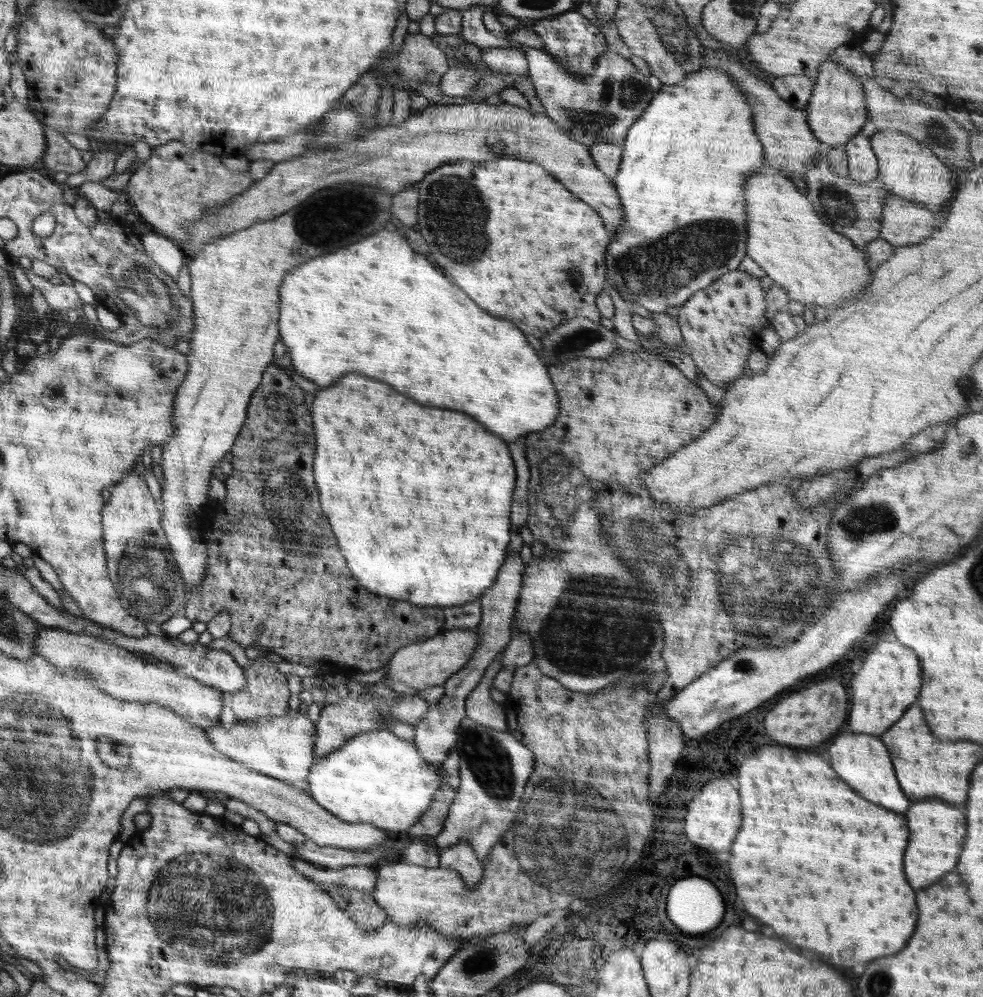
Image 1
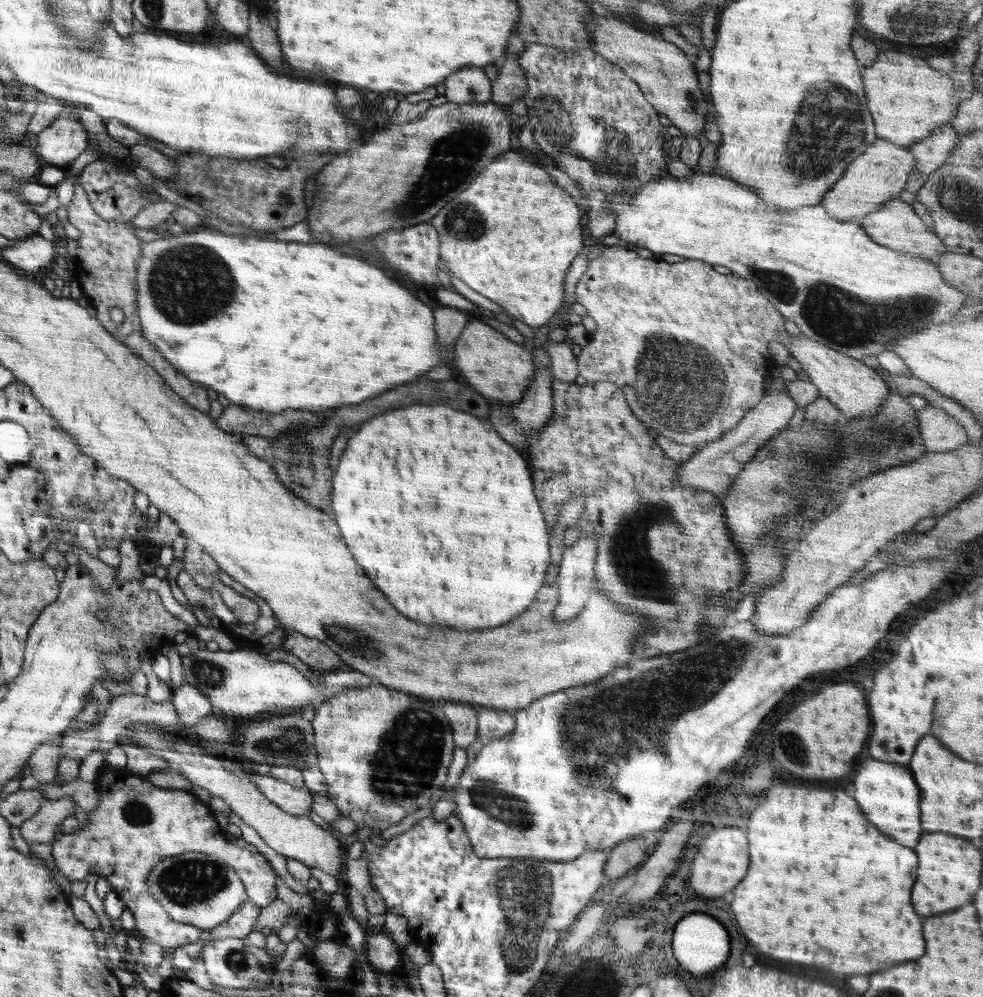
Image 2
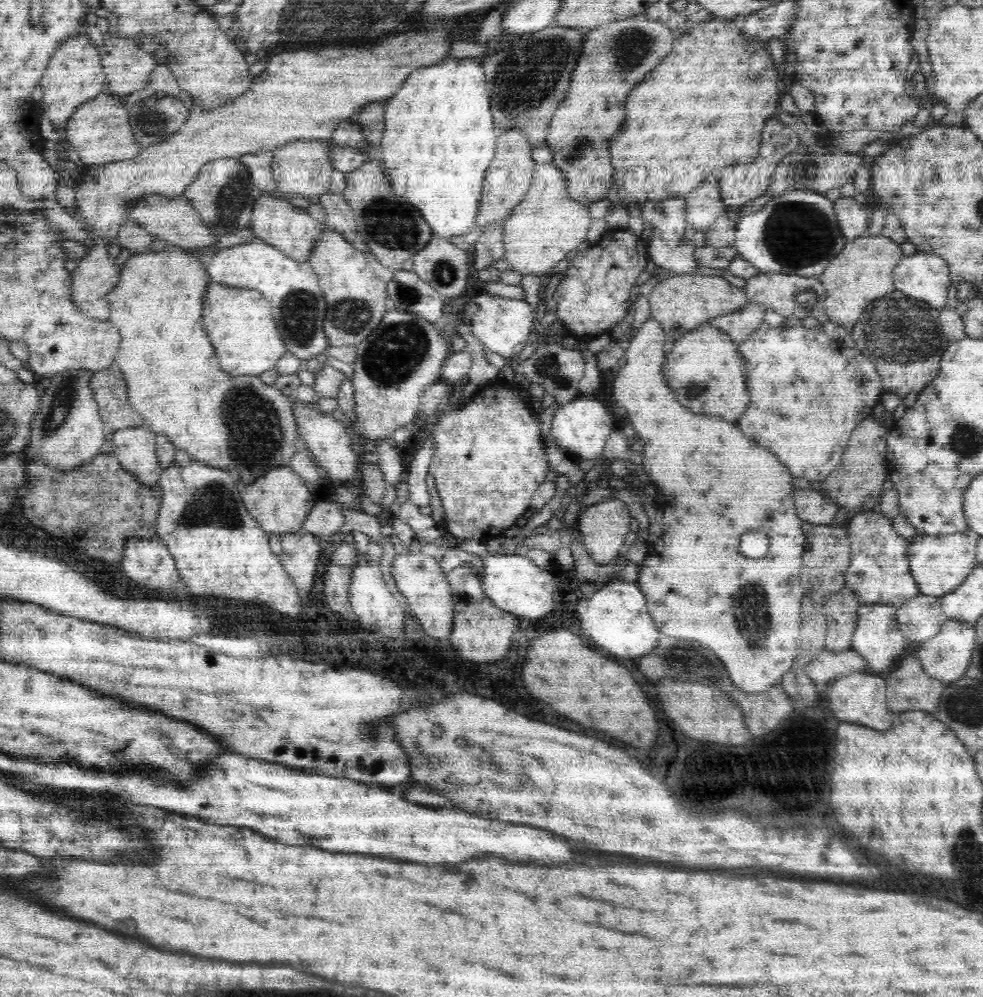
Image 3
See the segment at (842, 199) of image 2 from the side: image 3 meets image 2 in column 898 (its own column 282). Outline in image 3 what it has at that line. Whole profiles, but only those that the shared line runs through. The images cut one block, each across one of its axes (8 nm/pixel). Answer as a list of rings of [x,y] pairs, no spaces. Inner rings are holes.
[[[310,139],[305,141],[294,141],[282,146],[277,146],[272,150],[274,156],[270,164],[274,179],[276,179],[277,196],[294,194],[299,197],[309,198],[326,193],[330,186],[331,174],[334,172],[332,166],[332,155],[328,140]]]

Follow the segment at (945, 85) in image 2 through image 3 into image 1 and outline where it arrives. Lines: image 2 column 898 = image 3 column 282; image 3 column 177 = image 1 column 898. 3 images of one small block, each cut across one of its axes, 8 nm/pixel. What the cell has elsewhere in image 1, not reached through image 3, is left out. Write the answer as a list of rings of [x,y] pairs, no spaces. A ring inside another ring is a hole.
[[[896,128],[877,130],[869,140],[878,160],[877,178],[882,180],[884,188],[888,188],[892,195],[912,200],[933,213],[940,211],[944,201],[948,202],[955,195],[960,185],[957,173],[952,166],[940,161],[930,146],[914,140]]]

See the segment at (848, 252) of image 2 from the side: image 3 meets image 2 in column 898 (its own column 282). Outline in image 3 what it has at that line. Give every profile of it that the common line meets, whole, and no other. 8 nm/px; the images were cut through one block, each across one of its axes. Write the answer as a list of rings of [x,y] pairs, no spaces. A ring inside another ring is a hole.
[[[256,239],[210,255],[205,259],[205,270],[211,282],[216,284],[262,292],[270,302],[274,322],[288,353],[308,360],[316,358],[328,348],[323,327],[327,305],[318,277],[308,261],[296,261],[279,249]]]

